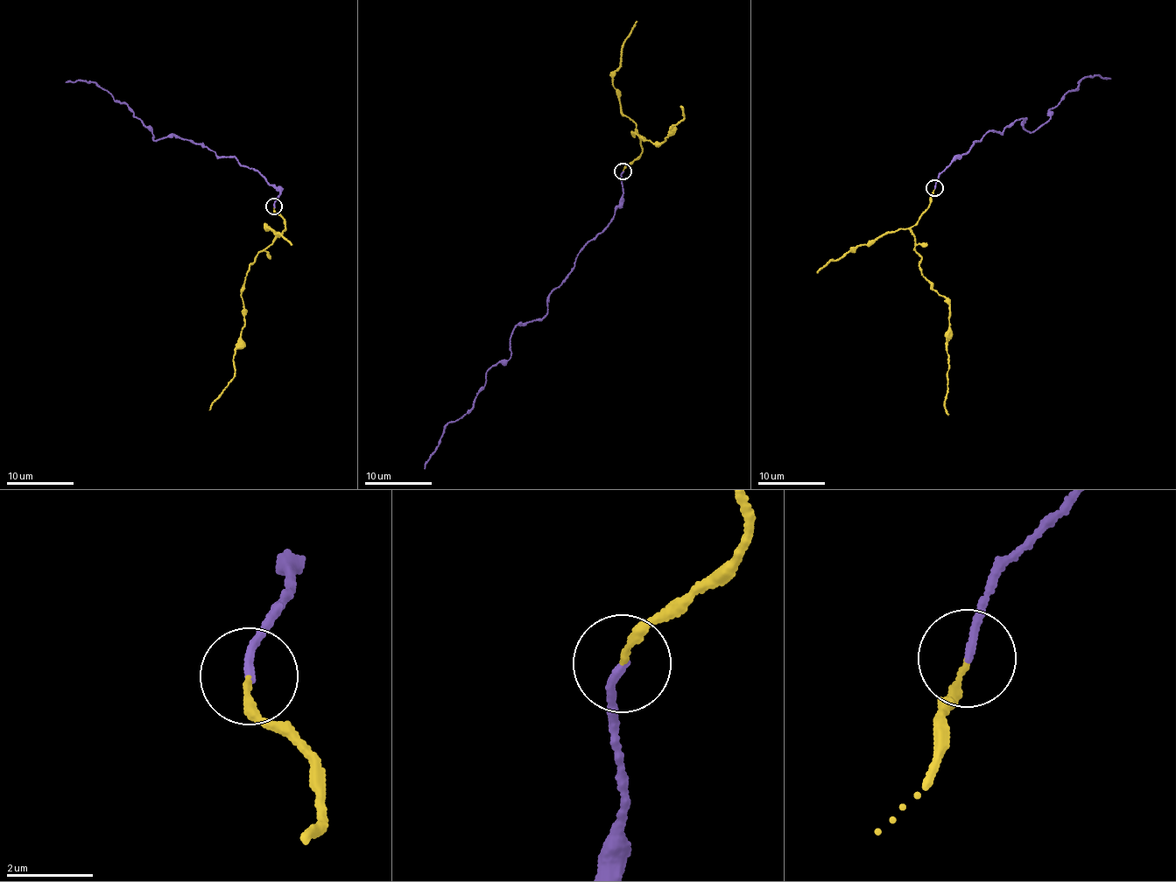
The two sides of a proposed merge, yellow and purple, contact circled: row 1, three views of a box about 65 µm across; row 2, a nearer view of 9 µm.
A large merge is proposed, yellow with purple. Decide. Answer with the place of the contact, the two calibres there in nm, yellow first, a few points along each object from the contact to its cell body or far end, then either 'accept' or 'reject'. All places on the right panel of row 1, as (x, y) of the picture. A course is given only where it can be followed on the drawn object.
place (934, 188); calibres 120 and 170 nm; course yellow (933, 188), (928, 208), (911, 228), (921, 274), (948, 304), (944, 402), (948, 416); course purple (933, 188), (950, 163), (992, 131), (1023, 119), (1031, 132), (1087, 77), (1111, 78); accept

